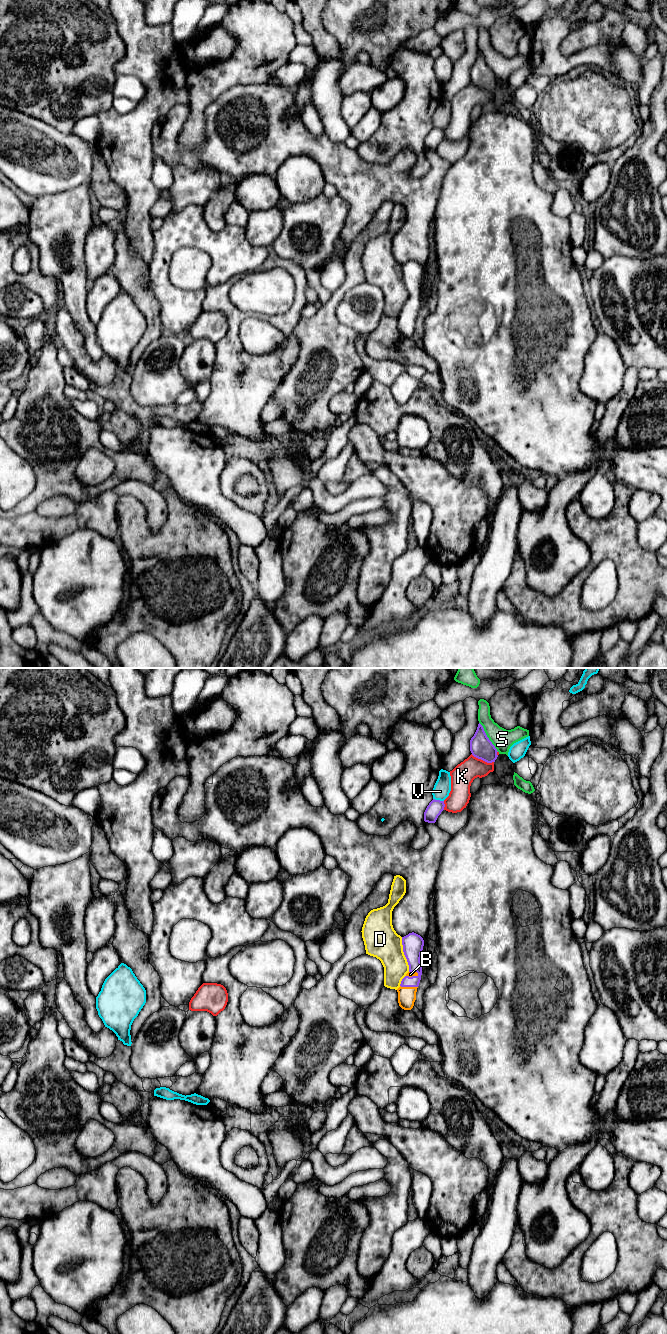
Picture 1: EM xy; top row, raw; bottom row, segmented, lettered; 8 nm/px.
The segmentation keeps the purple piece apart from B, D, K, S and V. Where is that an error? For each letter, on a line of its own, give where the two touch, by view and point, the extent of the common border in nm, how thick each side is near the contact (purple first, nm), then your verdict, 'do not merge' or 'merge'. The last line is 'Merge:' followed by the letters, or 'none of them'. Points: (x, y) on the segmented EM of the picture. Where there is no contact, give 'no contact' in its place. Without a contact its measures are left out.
B: meets purple in xy at (409, 986); contact 140 nm long; 120 nm thick on the purple side, 140 nm on the other; merge
D: meets purple in xy at (404, 954); contact 280 nm long; 160 nm thick on the purple side, 280 nm on the other; do not merge
K: meets purple in xy at (482, 759); contact 200 nm long; 180 nm thick on the purple side, 180 nm on the other; do not merge
S: meets purple in xy at (487, 737); contact 280 nm long; 180 nm thick on the purple side, 170 nm on the other; do not merge
V: meets purple in xy at (438, 800); contact 90 nm long; 120 nm thick on the purple side, 140 nm on the other; do not merge
Merge: B

